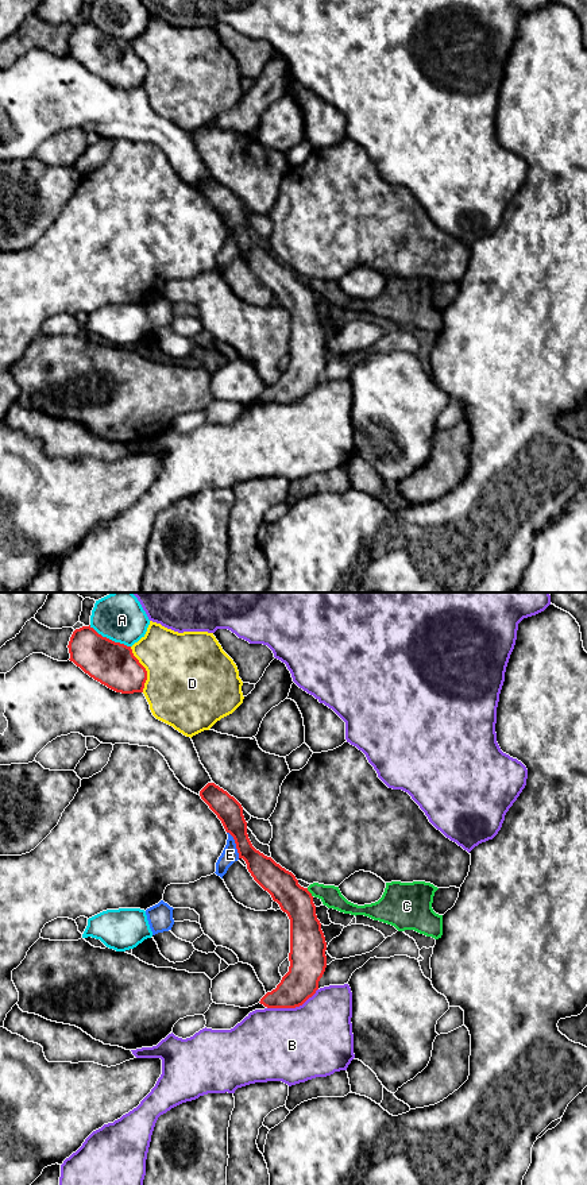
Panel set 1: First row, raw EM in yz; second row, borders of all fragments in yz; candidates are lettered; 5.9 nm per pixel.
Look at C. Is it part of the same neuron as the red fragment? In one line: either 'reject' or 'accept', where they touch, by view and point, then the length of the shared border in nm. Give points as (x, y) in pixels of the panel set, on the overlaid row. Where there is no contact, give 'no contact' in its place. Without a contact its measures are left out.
reject; contact yz (309, 892); length 70 nm

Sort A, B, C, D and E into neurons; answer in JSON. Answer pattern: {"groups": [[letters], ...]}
{"groups": [["A"], ["B"], ["C"], ["D"], ["E"]]}

